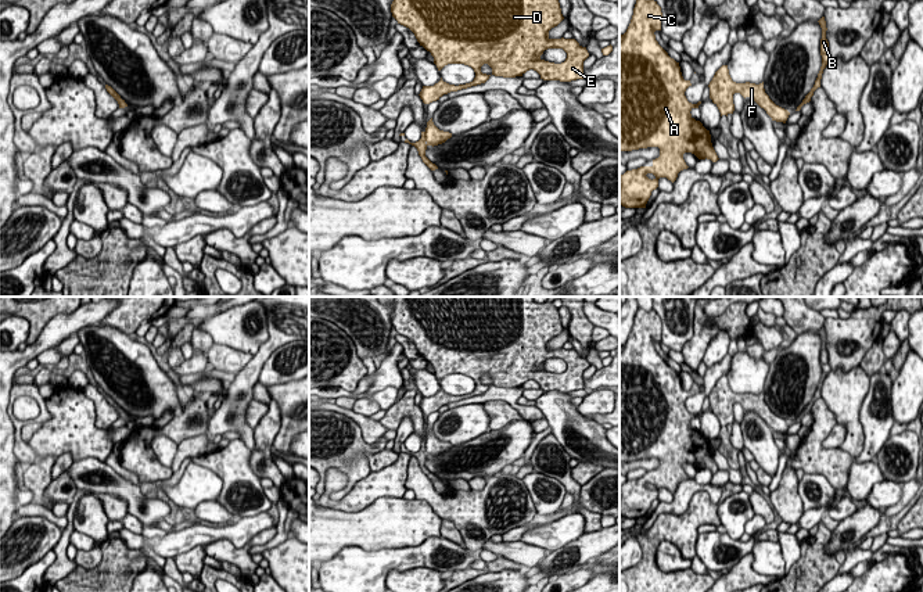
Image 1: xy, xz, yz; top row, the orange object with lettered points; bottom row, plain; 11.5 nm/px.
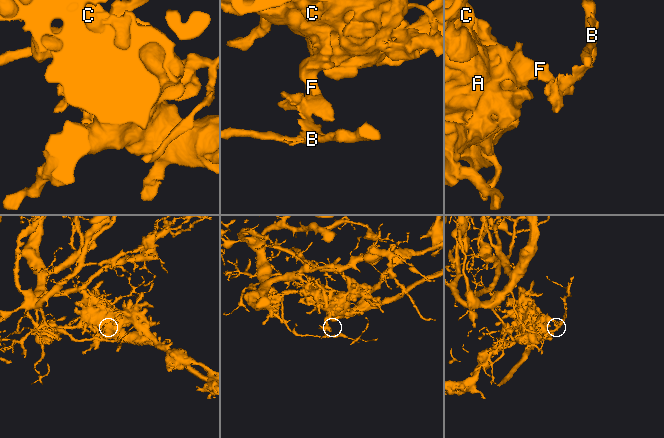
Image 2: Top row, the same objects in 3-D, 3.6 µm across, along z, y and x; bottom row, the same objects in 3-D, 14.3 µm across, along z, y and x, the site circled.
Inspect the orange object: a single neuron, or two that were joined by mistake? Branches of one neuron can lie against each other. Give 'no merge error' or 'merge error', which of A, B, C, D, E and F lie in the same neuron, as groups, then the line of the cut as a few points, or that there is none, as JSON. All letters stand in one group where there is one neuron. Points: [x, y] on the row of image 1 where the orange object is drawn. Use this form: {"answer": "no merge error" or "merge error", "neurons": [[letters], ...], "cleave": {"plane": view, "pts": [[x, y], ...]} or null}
{"answer": "merge error", "neurons": [["A", "C", "D", "E", "F"], ["B"]], "cleave": {"plane": "yz", "pts": [[805, 97], [801, 104]]}}

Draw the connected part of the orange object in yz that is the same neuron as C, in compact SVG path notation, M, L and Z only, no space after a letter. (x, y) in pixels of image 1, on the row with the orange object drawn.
M636 0L631 24L619 36L619 151L658 147L660 157L651 166L640 166L619 175L619 204L625 208L646 208L651 191L658 187L658 179L667 177L672 183L678 173L687 169L685 153L698 159L719 158L712 147L710 130L696 121L690 111L701 101L692 104L685 92L692 86L685 80L679 62L656 40L656 31L661 31L662 12L654 0Z

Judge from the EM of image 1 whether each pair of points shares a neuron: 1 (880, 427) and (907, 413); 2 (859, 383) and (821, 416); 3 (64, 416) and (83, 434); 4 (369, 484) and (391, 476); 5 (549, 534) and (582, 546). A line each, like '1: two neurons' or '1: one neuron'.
1: two neurons
2: two neurons
3: one neuron
4: one neuron
5: two neurons

